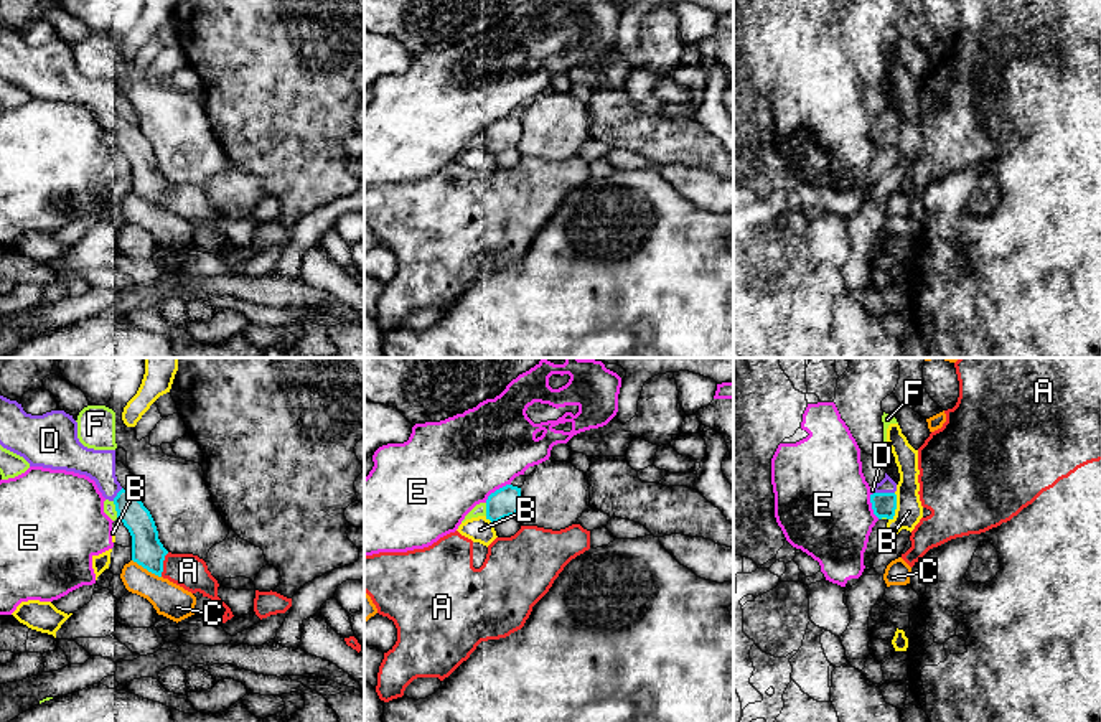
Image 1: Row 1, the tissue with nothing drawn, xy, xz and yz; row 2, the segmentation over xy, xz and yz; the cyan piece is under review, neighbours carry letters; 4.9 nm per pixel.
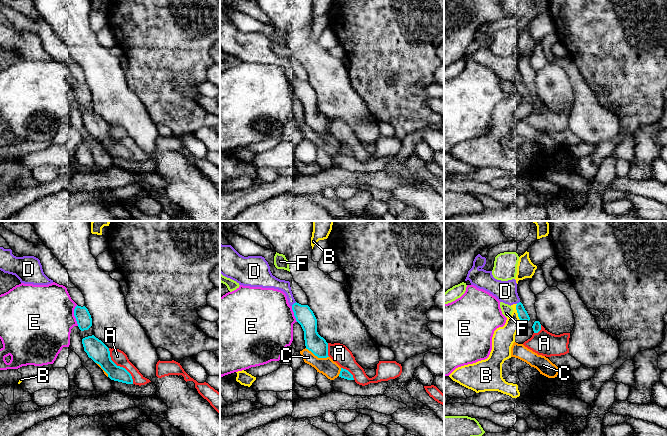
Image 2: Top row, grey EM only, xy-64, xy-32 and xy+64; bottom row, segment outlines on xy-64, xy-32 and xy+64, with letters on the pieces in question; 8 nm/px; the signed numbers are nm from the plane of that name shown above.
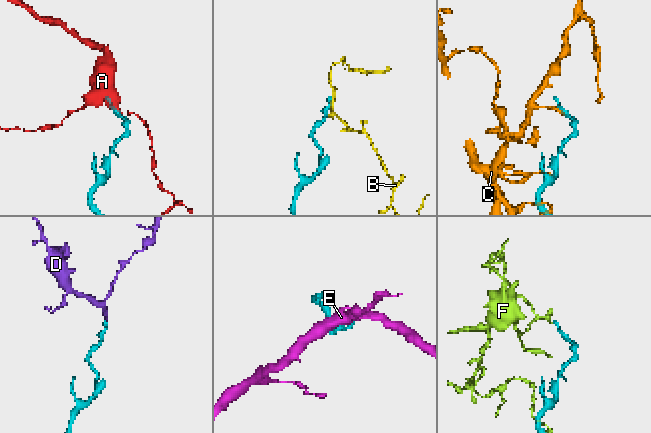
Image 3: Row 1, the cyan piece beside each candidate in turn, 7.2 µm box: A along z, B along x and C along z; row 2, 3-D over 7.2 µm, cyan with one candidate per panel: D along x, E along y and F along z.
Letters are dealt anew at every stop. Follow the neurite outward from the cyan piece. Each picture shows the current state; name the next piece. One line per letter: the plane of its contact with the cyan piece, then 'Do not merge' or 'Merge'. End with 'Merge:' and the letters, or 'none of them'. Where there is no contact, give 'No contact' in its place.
A: Touches cyan in xy. Do not merge
B: Touches cyan in yz. Do not merge
C: Touches cyan in xy. Do not merge
D: Touches cyan in yz. Merge
E: Touches cyan in xz. Do not merge
F: Touches cyan in xy. Do not merge
Merge: D

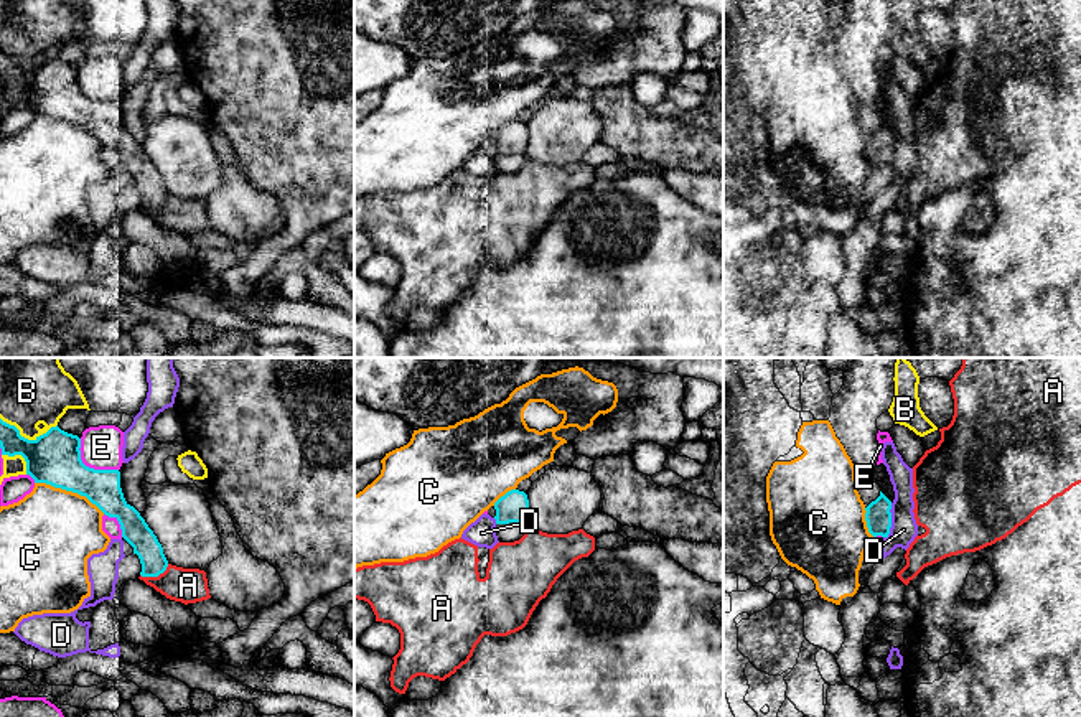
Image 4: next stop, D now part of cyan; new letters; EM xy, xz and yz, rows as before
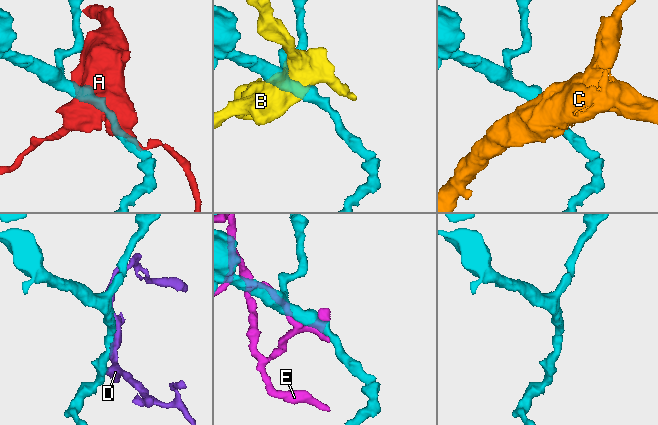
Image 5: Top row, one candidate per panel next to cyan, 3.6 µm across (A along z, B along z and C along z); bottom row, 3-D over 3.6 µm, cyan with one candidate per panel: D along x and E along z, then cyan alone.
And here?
A: Touches cyan in xy. Do not merge
B: Touches cyan in xy. Do not merge
C: Touches cyan in xy. Do not merge
D: Touches cyan in yz. Do not merge
E: Touches cyan in xy. Do not merge
Merge: none of them

